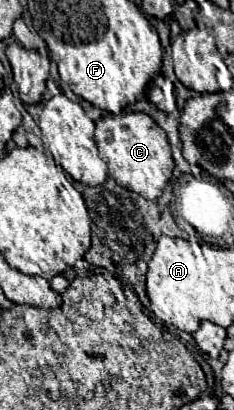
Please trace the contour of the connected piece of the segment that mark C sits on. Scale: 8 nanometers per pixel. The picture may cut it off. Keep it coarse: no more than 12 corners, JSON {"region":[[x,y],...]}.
{"region":[[142,112],[96,122],[118,185],[162,195],[174,171],[164,129]]}

